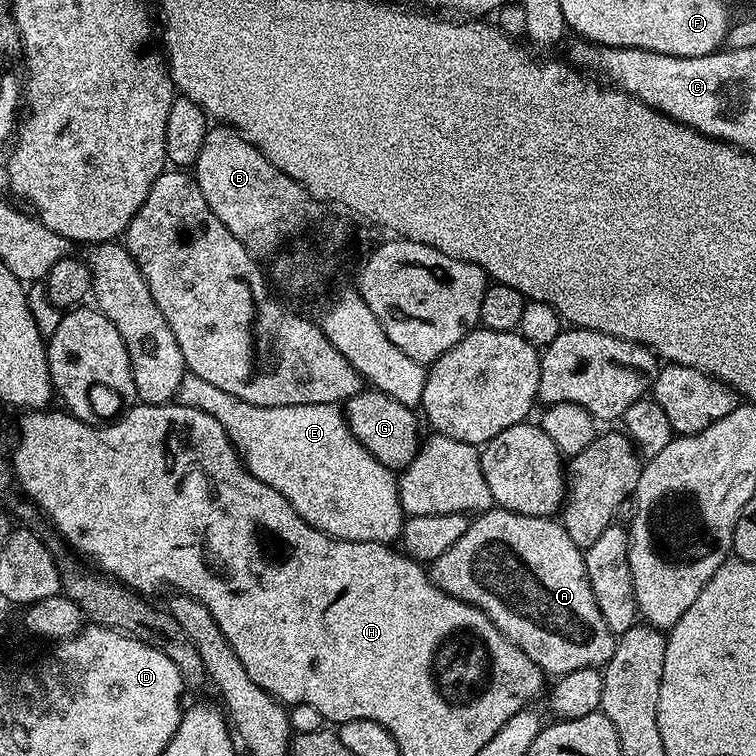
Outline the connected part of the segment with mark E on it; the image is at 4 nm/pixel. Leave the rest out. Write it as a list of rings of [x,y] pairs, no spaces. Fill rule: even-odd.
[[[337,405],[262,408],[258,412],[258,423],[264,430],[284,430],[290,444],[276,448],[290,448],[290,452],[262,462],[246,462],[247,470],[254,478],[266,482],[266,486],[274,486],[309,526],[333,540],[391,545],[401,539],[406,517],[400,508],[397,473],[382,466],[382,462],[354,438]]]

